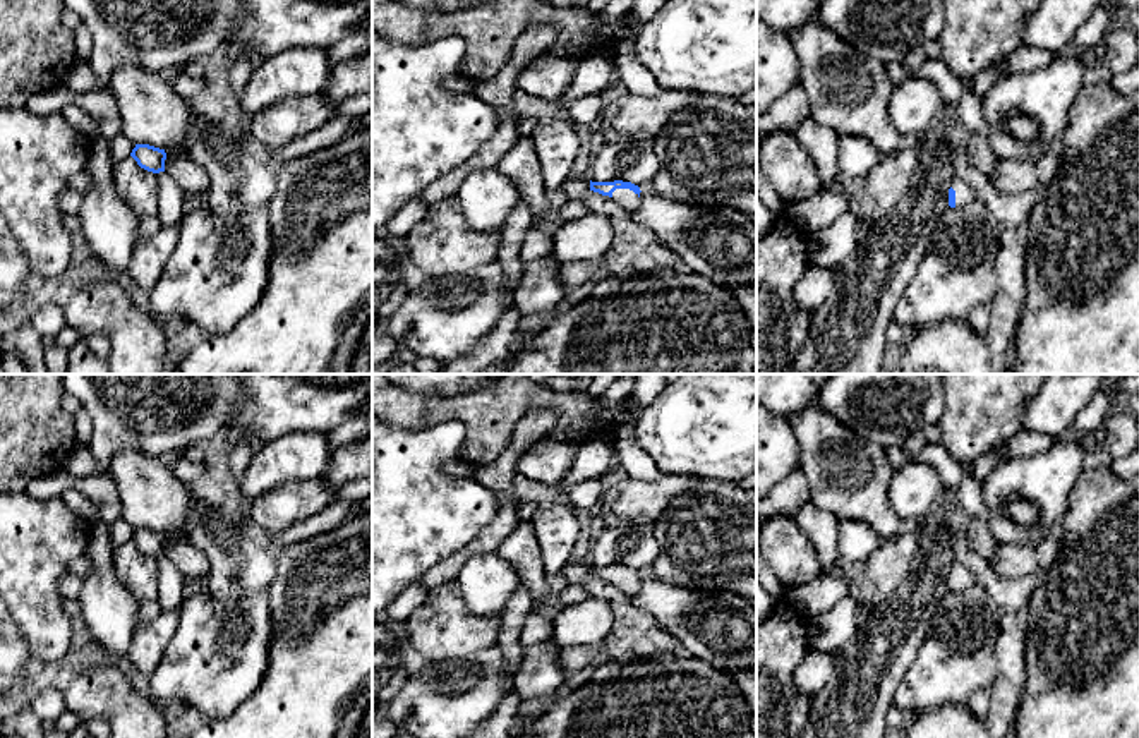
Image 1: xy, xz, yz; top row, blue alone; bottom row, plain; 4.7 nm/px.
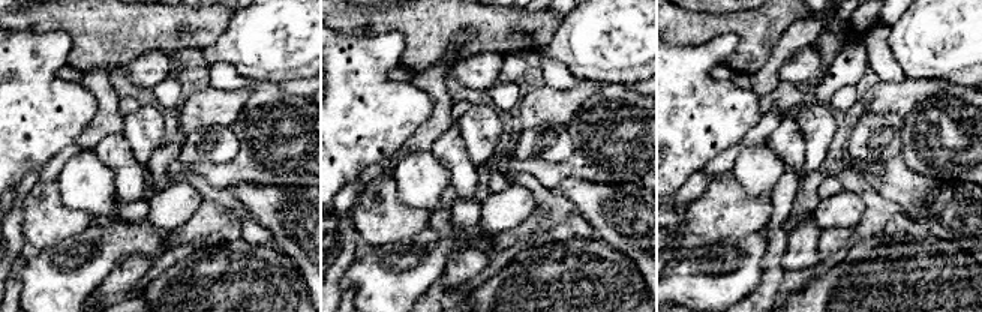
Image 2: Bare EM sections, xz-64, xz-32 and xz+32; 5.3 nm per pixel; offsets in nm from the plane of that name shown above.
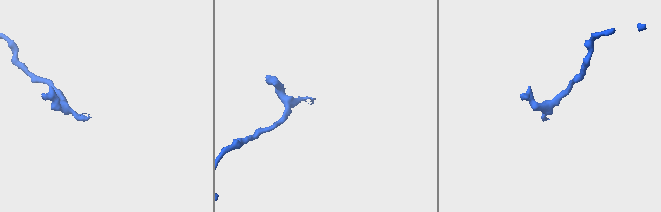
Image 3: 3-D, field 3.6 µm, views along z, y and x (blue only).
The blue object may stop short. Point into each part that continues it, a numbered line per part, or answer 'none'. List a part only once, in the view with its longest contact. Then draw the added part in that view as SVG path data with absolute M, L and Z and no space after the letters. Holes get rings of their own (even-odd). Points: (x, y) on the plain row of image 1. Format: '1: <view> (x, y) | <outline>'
1: xz (628, 584) | M616 573L612 584L618 585L626 596L635 596L638 592L640 582L630 573Z

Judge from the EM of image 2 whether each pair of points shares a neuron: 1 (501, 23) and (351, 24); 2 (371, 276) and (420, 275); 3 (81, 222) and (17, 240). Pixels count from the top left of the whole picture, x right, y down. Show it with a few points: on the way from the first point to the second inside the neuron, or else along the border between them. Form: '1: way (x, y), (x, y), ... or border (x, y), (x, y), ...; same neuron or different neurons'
1: way (464, 18), (389, 18); same neuron
2: way (383, 279), (398, 279), (408, 275); same neuron
3: border (21, 204), (21, 233), (26, 242); different neurons

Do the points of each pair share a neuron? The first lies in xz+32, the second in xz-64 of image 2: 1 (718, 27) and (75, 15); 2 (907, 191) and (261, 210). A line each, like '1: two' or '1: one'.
1: one
2: one

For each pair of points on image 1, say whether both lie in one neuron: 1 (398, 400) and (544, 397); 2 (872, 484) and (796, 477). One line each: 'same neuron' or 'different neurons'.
1: same neuron
2: same neuron

